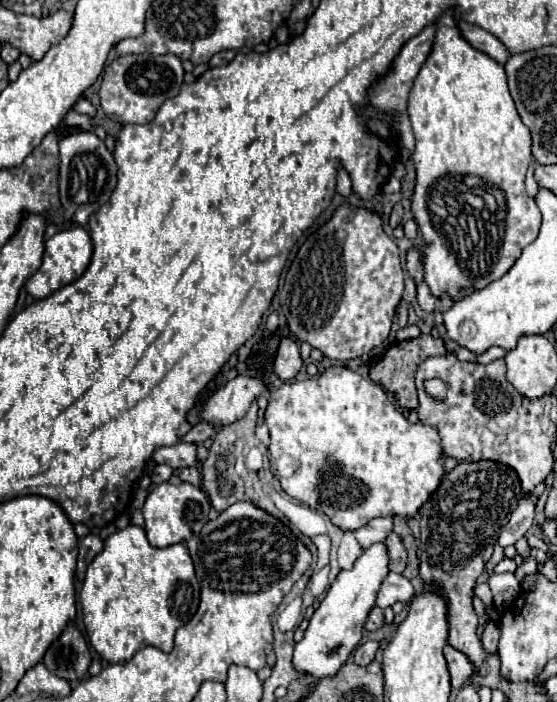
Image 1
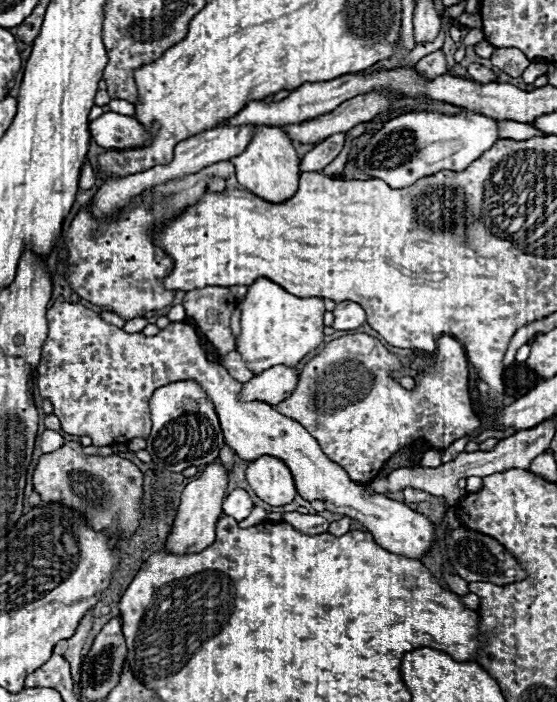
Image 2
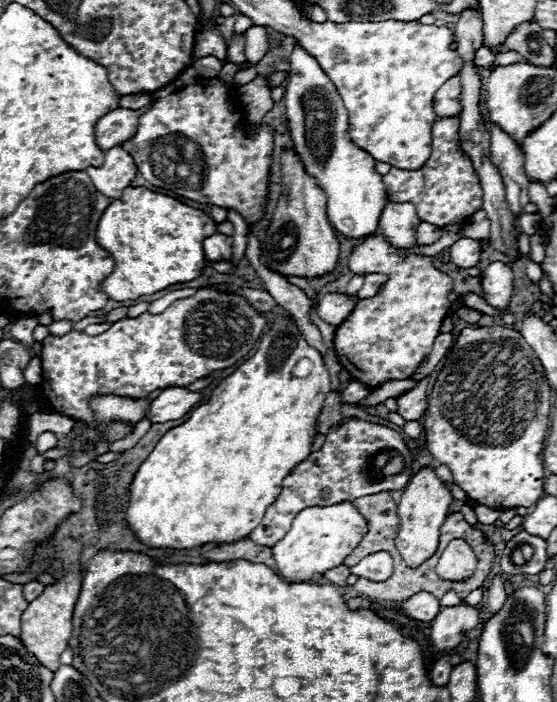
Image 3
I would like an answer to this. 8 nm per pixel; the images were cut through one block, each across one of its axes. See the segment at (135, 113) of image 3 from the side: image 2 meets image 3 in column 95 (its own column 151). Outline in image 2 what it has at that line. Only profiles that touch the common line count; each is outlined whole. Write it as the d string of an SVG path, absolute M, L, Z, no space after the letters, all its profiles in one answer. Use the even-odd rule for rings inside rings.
M104 112L100 118L90 122L90 134L94 142L106 150L144 146L154 132L156 126L152 126L152 132L148 132L136 118L116 112Z

